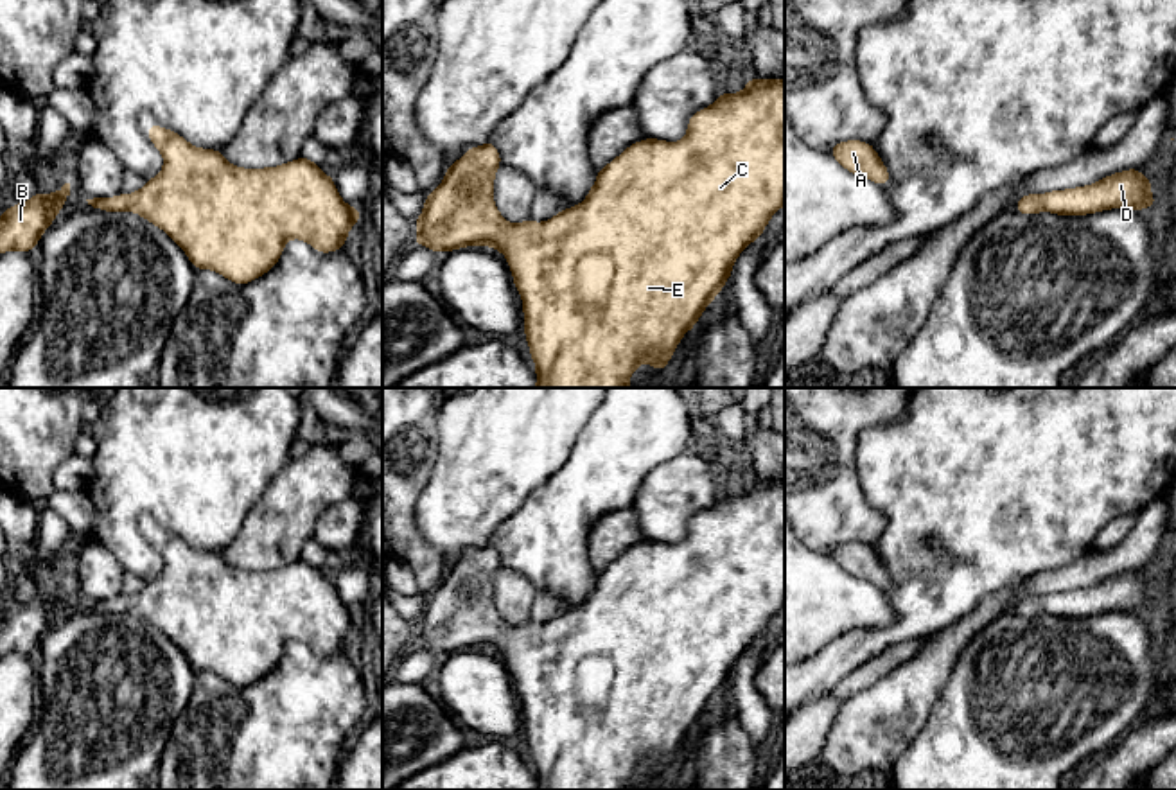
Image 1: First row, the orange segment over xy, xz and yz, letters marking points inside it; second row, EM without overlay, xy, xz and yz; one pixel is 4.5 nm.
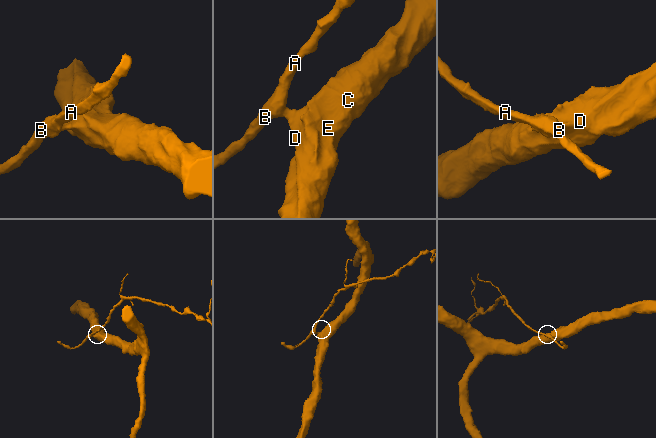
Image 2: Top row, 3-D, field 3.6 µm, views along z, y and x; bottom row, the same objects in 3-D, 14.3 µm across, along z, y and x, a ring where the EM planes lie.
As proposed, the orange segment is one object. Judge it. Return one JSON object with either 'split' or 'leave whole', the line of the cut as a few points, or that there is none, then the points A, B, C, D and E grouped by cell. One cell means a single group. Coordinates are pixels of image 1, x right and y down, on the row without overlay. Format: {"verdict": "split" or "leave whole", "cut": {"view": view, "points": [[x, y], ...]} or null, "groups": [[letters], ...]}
{"verdict": "leave whole", "cut": null, "groups": [["A", "B", "C", "D", "E"]]}

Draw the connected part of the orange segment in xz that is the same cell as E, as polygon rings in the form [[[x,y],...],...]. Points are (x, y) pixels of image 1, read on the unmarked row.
[[[785,479],[747,483],[740,496],[724,496],[688,522],[680,544],[645,540],[628,548],[598,573],[587,600],[555,619],[508,625],[494,605],[494,578],[501,557],[488,542],[470,549],[447,569],[442,585],[415,621],[415,646],[436,655],[490,648],[506,659],[522,702],[524,736],[535,763],[533,790],[632,790],[628,781],[643,763],[655,774],[668,768],[682,738],[724,691],[740,655],[761,641],[772,618],[785,607]]]

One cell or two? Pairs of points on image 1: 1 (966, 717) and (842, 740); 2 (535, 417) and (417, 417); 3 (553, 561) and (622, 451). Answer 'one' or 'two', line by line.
1: two
2: two
3: one

